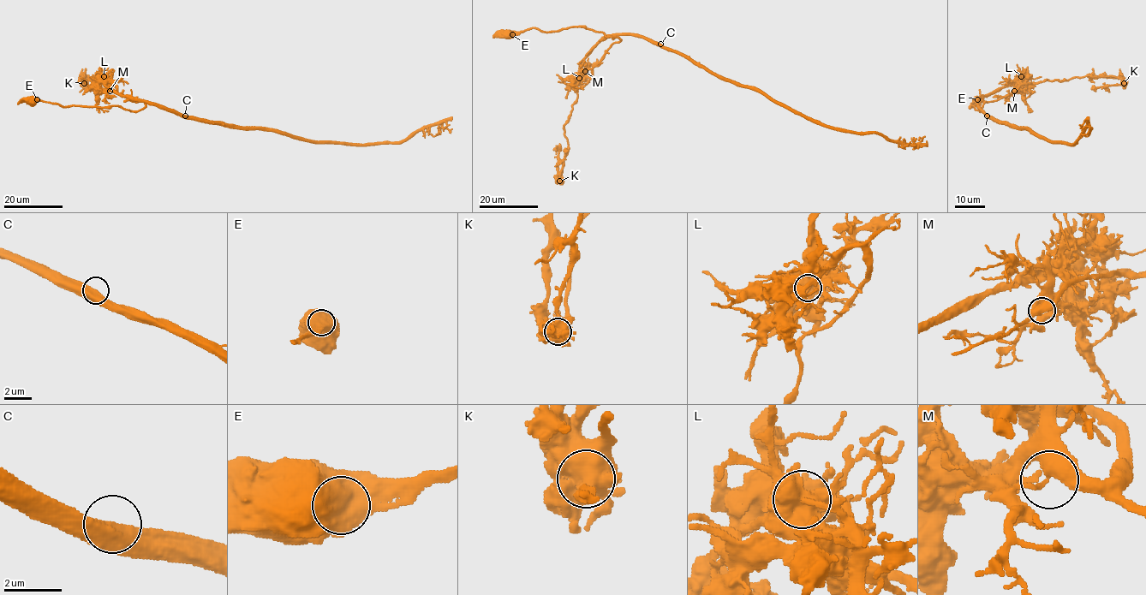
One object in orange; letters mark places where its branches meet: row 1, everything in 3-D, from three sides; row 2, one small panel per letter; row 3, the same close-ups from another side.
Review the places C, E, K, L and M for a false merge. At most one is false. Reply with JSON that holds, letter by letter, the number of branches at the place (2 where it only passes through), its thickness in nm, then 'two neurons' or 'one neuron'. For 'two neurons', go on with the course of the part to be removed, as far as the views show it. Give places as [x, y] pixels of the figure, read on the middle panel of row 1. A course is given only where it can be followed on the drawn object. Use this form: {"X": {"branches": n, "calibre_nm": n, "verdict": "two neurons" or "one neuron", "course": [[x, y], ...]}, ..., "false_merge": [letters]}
{"C": {"branches": 2, "calibre_nm": 550, "verdict": "one neuron"}, "E": {"branches": 2, "calibre_nm": 800, "verdict": "one neuron"}, "K": {"branches": 6, "calibre_nm": 750, "verdict": "one neuron"}, "L": {"branches": 8, "calibre_nm": 750, "verdict": "two neurons", "course": [[579, 78], [596, 65], [614, 43], [621, 39], [580, 26], [550, 32], [533, 27], [492, 37]]}, "M": {"branches": 1, "calibre_nm": 550, "verdict": "one neuron"}, "false_merge": ["L"]}

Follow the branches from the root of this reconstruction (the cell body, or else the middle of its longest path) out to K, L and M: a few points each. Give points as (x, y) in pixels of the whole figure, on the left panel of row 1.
K: (183, 116), (167, 108), (128, 99), (104, 85), (114, 84), (90, 80), (92, 75), (87, 76), (84, 83)
L: (183, 116), (167, 108), (121, 96), (104, 85), (104, 76)
M: (183, 116), (167, 108), (128, 99), (111, 91), (105, 84), (109, 84), (110, 91)

